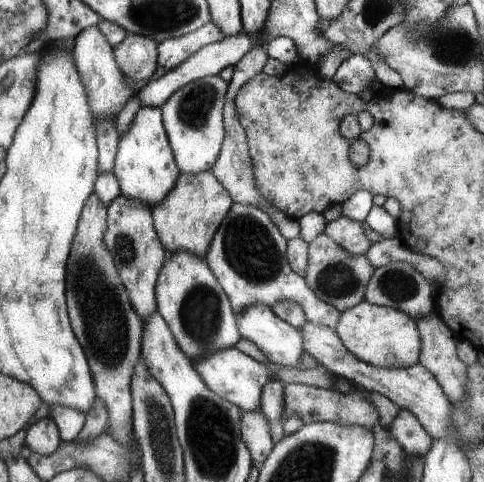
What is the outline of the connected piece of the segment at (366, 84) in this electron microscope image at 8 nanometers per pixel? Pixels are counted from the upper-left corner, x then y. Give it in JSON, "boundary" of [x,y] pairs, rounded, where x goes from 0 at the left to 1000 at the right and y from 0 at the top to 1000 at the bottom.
{"boundary":[[[727,110],[702,133],[684,166],[702,174],[713,191],[754,197],[756,187],[764,187],[769,170],[777,166],[777,154],[771,135],[752,116]]]}

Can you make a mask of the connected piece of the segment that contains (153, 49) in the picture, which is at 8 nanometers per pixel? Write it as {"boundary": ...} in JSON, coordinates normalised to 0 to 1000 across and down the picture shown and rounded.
{"boundary":[[[264,68],[258,83],[240,95],[246,137],[275,166],[304,166],[329,139],[329,95],[314,79]]]}

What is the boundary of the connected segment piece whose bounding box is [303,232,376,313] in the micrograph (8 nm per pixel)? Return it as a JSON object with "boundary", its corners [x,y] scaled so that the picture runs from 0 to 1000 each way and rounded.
{"boundary":[[[667,481],[638,506],[636,556],[626,577],[659,622],[711,649],[750,624],[754,600],[775,560],[754,527],[723,529]]]}

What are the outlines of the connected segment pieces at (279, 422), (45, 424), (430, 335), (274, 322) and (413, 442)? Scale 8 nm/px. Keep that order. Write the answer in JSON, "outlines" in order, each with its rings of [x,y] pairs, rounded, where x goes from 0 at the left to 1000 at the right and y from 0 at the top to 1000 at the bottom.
{"outlines":[[[[579,788],[556,790],[537,822],[537,849],[552,863],[562,888],[566,917],[574,919],[587,902],[585,857],[589,830],[589,795]]],[[[107,865],[91,867],[60,888],[54,925],[89,946],[114,942],[130,921],[130,900]]],[[[899,641],[886,654],[868,658],[864,664],[866,691],[872,705],[872,730],[866,739],[866,755],[874,757],[913,799],[917,815],[924,817],[932,834],[946,836],[965,820],[961,793],[965,790],[965,759],[959,757],[944,734],[944,705],[934,685],[907,660]]],[[[537,631],[494,649],[490,660],[494,689],[500,691],[502,701],[523,710],[554,741],[558,753],[576,757],[583,763],[614,763],[630,730],[626,693],[620,683],[603,678],[591,666],[568,656],[558,637]]],[[[826,849],[814,873],[793,892],[843,944],[878,946],[893,925],[890,900],[843,849]]]]}

